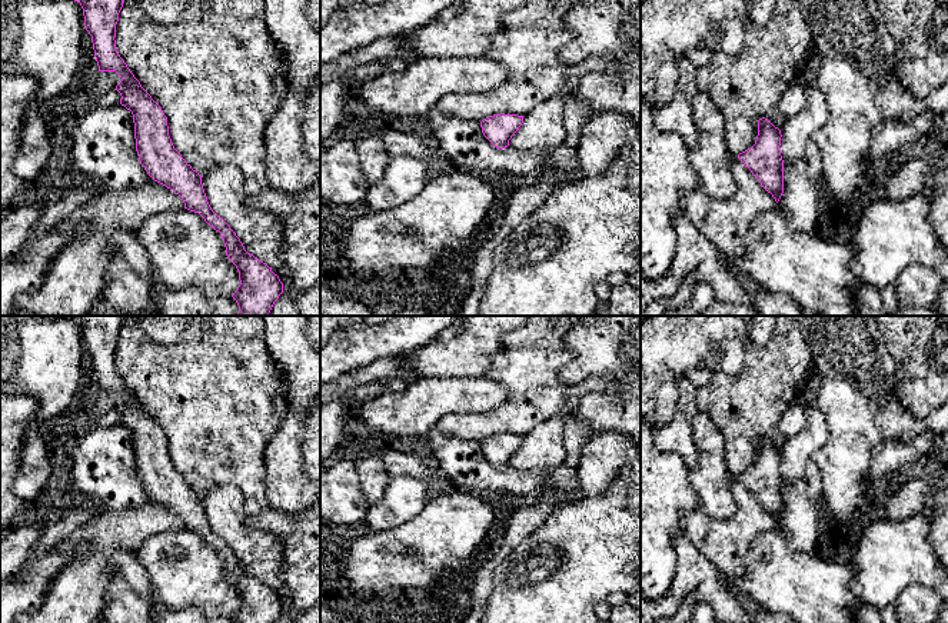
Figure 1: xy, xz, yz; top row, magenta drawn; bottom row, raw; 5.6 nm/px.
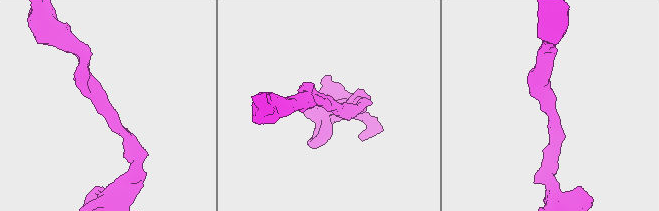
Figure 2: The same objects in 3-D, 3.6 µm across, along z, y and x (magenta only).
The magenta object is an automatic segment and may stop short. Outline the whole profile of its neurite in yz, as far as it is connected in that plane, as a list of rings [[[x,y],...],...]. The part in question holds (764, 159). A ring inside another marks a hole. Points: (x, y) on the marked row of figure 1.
[[[768,119],[758,120],[755,144],[739,153],[738,159],[759,180],[761,186],[778,203],[784,193],[784,160],[781,156],[781,130]]]

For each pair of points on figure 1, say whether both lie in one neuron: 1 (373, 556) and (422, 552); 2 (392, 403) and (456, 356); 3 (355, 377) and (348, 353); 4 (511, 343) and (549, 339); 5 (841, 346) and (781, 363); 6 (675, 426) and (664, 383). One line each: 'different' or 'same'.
1: same
2: different
3: different
4: same
5: different
6: different

